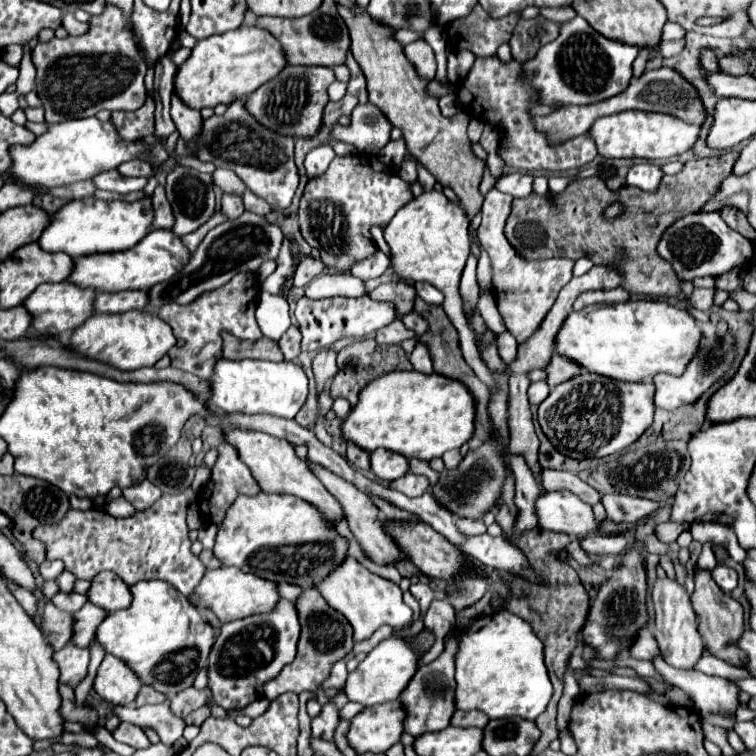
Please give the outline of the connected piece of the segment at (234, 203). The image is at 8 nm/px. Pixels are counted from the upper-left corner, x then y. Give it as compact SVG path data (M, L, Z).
M225 194L225 196L223 196L221 214L225 214L227 220L237 220L237 218L243 214L243 200L241 200L239 196Z

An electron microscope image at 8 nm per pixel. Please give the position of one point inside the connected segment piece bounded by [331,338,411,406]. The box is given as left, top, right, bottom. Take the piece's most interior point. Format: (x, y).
(363, 361)

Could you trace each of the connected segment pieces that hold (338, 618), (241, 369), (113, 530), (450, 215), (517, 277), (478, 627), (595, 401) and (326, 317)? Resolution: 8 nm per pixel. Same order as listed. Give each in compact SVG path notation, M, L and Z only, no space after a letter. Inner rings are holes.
M303 590L301 596L295 600L299 624L301 624L301 636L297 644L297 656L291 664L287 664L273 680L265 682L265 698L275 700L275 696L285 692L303 692L303 690L317 690L317 686L329 676L331 666L341 660L345 654L349 654L353 646L353 628L339 612L335 612L327 600L315 590Z
M227 360L215 364L209 380L211 392L207 404L229 414L273 414L281 418L295 418L307 398L307 376L299 364L269 362L269 360Z
M191 490L175 496L163 494L147 512L137 512L131 518L113 518L105 510L81 512L71 508L59 524L35 528L33 538L45 546L47 560L61 560L67 572L85 570L71 572L75 578L93 580L101 570L109 570L129 586L141 580L163 580L189 596L205 572L203 562L191 552L185 522L191 494Z
M429 190L407 202L385 228L385 240L391 248L391 268L407 282L427 282L437 286L445 296L445 312L459 330L459 342L465 362L473 368L479 380L495 390L495 380L481 360L475 346L475 332L467 326L467 318L461 306L459 280L469 258L469 218L461 204L451 202L441 190Z
M491 188L483 202L481 212L481 226L477 230L477 238L483 250L489 254L491 272L493 272L493 290L497 298L499 314L507 330L515 336L519 344L523 344L535 330L539 330L541 322L545 320L547 312L557 300L559 290L571 280L573 276L573 262L569 258L547 258L547 260L527 260L519 256L519 252L509 244L505 236L505 222L511 212L511 196Z
M507 610L495 612L491 616L481 616L473 622L473 626L459 634L459 648L455 652L455 680L457 710L481 710L489 718L519 716L525 720L535 720L539 714L545 712L553 694L551 680L547 676L547 668L543 662L543 644L539 644L539 638L531 632L531 626L523 618Z
M581 372L569 382L559 384L539 406L539 424L549 442L565 456L575 460L605 458L631 446L653 422L651 382L617 382L593 372Z
M307 296L297 300L295 308L295 318L299 322L303 340L301 340L301 350L321 350L331 346L333 342L347 338L347 336L371 336L385 324L397 318L395 304L391 302L377 302L371 300L369 296L359 296L359 298L343 298L343 296L333 296L333 298L321 298L321 300L311 300Z

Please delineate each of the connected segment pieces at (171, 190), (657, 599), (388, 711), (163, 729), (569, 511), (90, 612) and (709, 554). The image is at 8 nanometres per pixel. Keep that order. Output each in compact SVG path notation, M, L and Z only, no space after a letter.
M175 166L165 180L165 194L171 202L175 224L173 234L185 236L195 232L215 214L215 194L211 174L185 166Z
M657 580L653 586L653 604L655 604L655 638L659 642L659 650L663 660L673 668L693 670L695 664L703 656L703 640L697 632L697 620L695 612L691 608L689 596L685 588L675 580Z
M399 702L375 704L371 708L363 708L355 718L351 718L347 742L357 754L379 754L397 744L401 732L403 710L399 708Z
M165 700L155 706L113 706L115 714L123 722L137 724L141 728L153 728L159 734L160 741L174 744L182 735L186 727L185 720L171 712L171 702Z
M567 490L541 494L537 504L539 526L551 532L565 532L575 540L585 540L599 530L599 522L593 516L591 504Z
M89 602L79 612L75 612L71 644L79 646L79 648L89 648L91 636L95 636L95 628L99 626L99 620L103 620L103 616L105 616L105 612L101 608L95 608Z
M705 543L702 547L702 551L700 553L697 566L699 568L713 570L715 565L717 565L717 561L713 552L713 549L710 547L709 543Z

